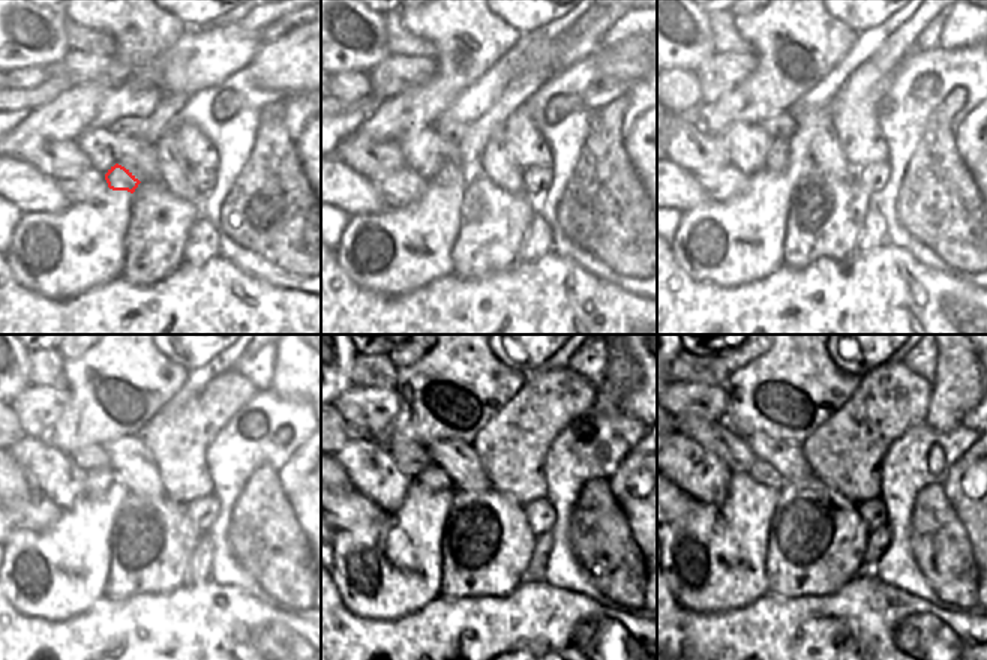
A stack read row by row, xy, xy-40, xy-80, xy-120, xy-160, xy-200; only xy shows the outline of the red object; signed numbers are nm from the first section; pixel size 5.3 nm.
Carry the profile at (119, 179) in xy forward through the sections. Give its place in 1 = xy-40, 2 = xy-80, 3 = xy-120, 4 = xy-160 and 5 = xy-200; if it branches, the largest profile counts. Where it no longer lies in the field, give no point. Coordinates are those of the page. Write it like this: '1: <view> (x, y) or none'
1: xy-40 (449, 171)
2: xy-80 (777, 158)
3: xy-120 (99, 482)
4: xy-160 (432, 477)
5: xy-200 (761, 471)

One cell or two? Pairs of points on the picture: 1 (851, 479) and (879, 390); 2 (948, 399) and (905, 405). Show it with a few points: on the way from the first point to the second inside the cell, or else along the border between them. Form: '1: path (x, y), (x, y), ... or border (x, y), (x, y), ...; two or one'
1: path (851, 456), (851, 444), (878, 413); one
2: border (930, 383), (930, 404), (923, 420); two

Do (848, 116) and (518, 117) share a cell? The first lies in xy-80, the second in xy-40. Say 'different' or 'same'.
same

